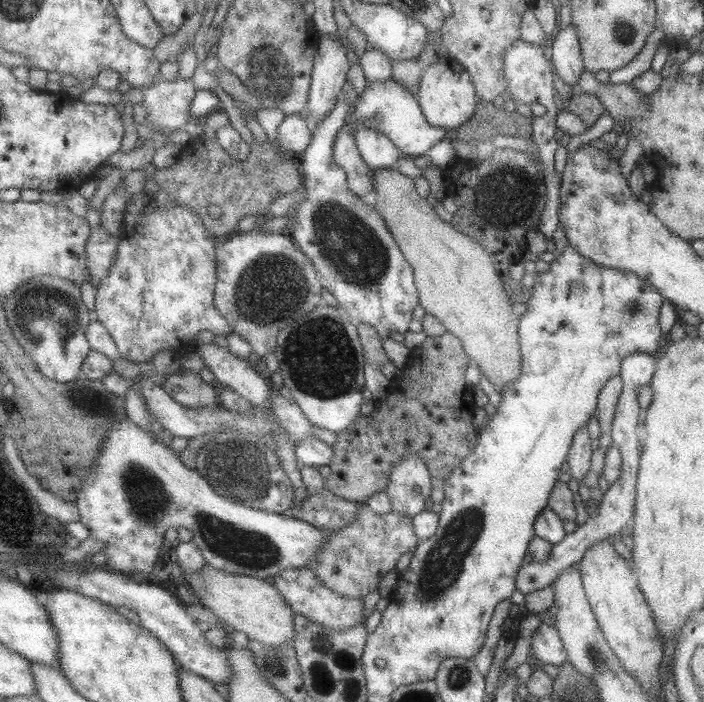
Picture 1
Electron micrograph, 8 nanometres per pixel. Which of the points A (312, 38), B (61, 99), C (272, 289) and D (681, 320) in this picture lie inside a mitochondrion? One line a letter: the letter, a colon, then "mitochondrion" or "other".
A: other
B: other
C: mitochondrion
D: other

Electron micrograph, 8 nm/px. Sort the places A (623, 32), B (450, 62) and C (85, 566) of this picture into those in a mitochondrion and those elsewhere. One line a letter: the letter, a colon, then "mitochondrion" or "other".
A: mitochondrion
B: other
C: other

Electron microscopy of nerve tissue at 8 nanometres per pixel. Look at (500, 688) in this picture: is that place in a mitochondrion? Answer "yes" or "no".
no

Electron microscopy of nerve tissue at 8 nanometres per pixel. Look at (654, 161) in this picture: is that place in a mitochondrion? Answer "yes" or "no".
no

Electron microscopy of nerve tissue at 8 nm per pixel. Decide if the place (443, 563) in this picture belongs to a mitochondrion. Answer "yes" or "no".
yes

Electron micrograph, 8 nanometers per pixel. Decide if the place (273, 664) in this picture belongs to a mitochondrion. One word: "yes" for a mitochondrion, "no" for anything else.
yes

